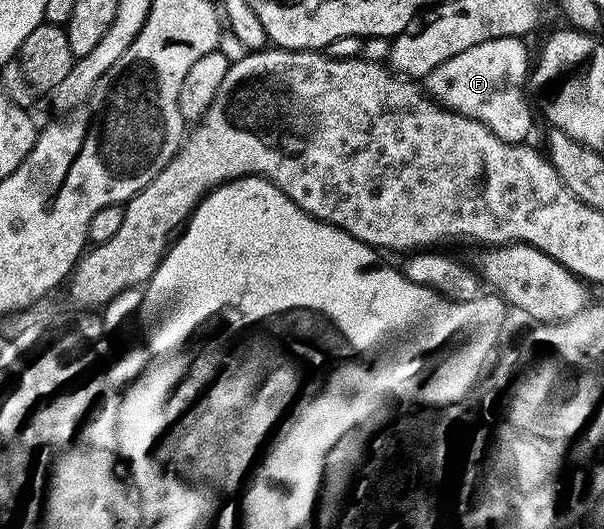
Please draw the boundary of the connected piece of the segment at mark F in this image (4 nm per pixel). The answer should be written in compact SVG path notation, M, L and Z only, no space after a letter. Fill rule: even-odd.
M502 37L470 45L426 76L432 97L452 111L482 121L499 139L522 143L532 131L532 103L528 100L528 47L523 38Z

